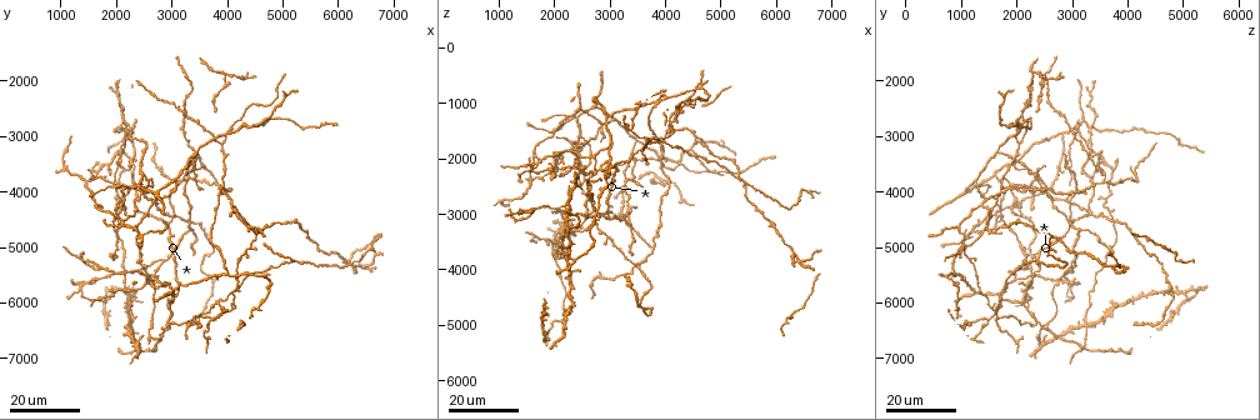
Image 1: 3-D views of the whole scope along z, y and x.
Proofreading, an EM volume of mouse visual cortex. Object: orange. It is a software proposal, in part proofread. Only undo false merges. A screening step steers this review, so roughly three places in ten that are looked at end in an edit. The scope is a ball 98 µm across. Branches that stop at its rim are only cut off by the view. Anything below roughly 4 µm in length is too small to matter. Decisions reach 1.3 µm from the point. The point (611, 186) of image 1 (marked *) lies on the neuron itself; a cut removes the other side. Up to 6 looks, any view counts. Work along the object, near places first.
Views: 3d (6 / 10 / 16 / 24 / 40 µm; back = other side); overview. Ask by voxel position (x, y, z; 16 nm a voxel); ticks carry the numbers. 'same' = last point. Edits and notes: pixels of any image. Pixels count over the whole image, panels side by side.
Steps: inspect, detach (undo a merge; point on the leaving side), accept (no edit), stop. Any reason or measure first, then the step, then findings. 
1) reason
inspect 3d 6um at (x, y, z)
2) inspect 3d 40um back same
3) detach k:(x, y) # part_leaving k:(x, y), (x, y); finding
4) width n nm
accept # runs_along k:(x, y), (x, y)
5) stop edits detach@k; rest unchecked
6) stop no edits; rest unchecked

inspect 3d 16um at (3000, 4700, 2900)

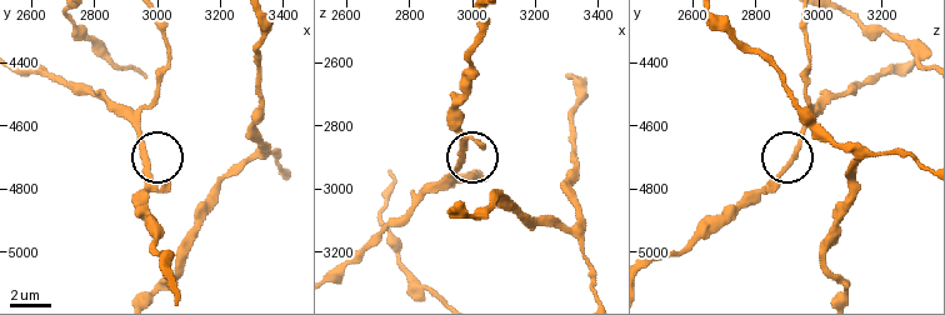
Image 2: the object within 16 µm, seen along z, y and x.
zoom in
inspect 3d 10um at (2970, 4770, 2870)

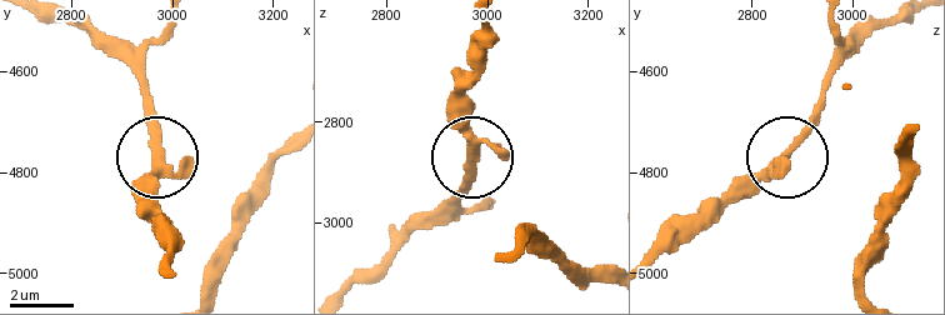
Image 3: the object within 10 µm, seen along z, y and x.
inspect 3d 10um back at (2965, 4760, 2865)

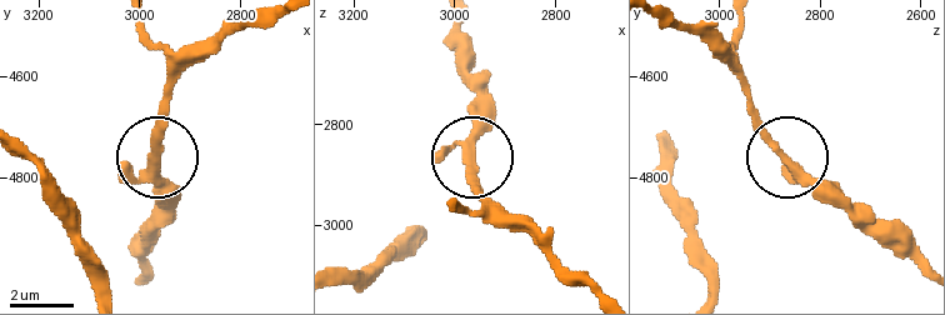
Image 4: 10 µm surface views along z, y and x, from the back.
accept # runs_along 4:(138, 274), (161, 180), (154, 131), (166, 94); one neuron here

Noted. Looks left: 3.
four or more arms meet
inspect 3d 16um at (2500, 4800, 1100)

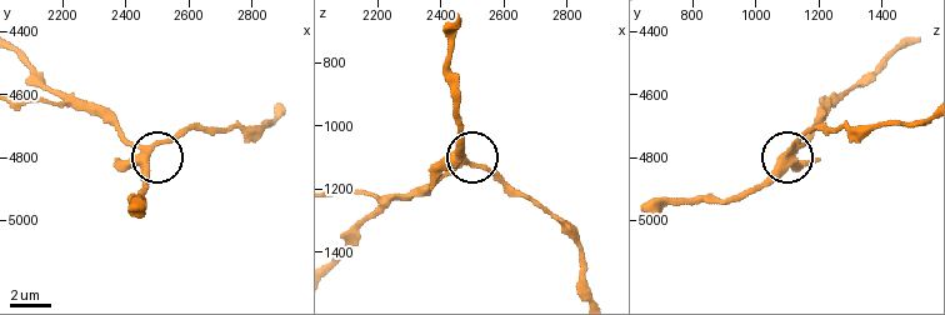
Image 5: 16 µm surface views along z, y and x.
inspect 3d 6um at (2470, 4790, 1100)

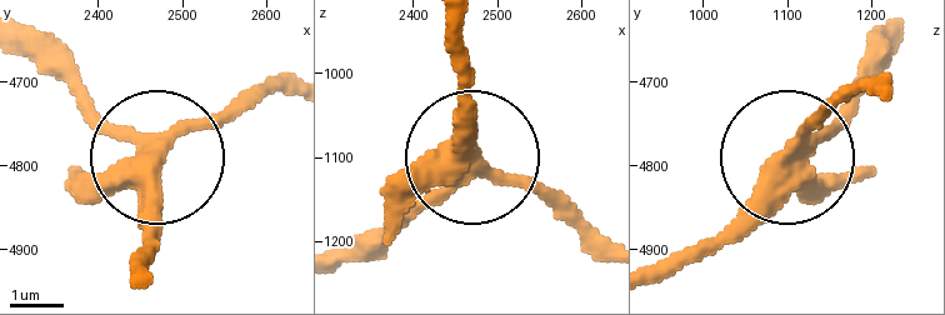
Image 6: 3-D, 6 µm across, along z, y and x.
side_arm 9 um
accept # one neuron here

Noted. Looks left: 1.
stop no edits; rest unchecked

